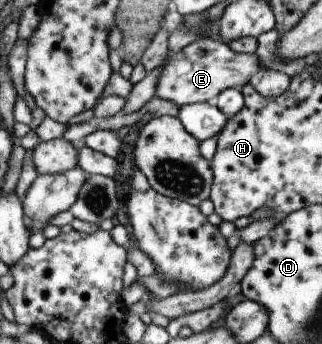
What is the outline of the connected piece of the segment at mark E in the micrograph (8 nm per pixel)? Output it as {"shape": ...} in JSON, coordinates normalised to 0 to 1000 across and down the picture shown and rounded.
{"shape":[[[677,110],[602,116],[506,186],[500,215],[488,227],[481,282],[531,297],[553,314],[634,294],[665,294],[668,282],[699,259],[742,262],[755,250],[780,247],[817,198],[792,151],[730,154]]]}

